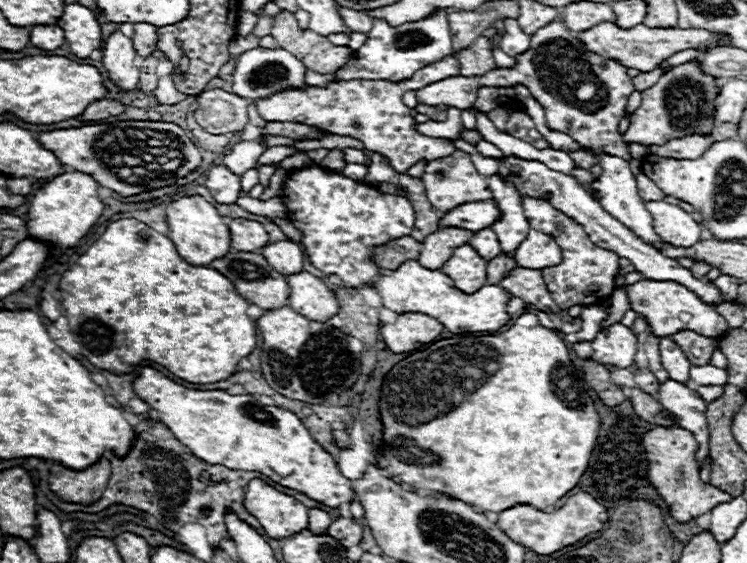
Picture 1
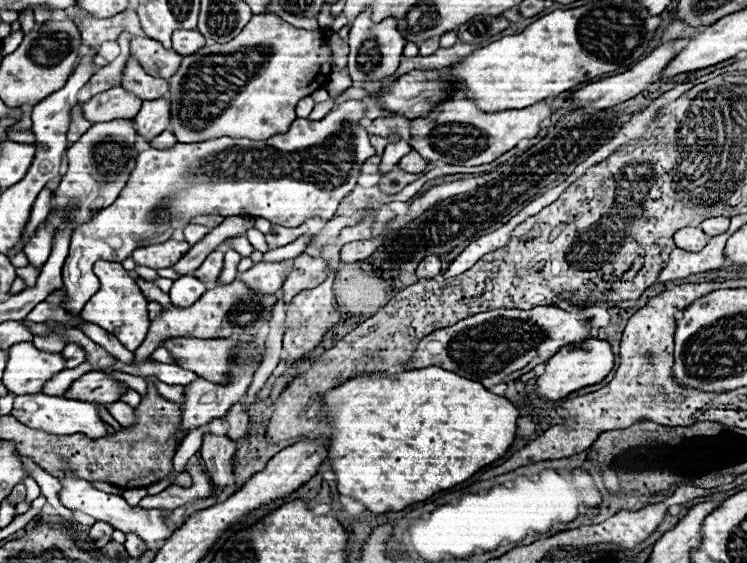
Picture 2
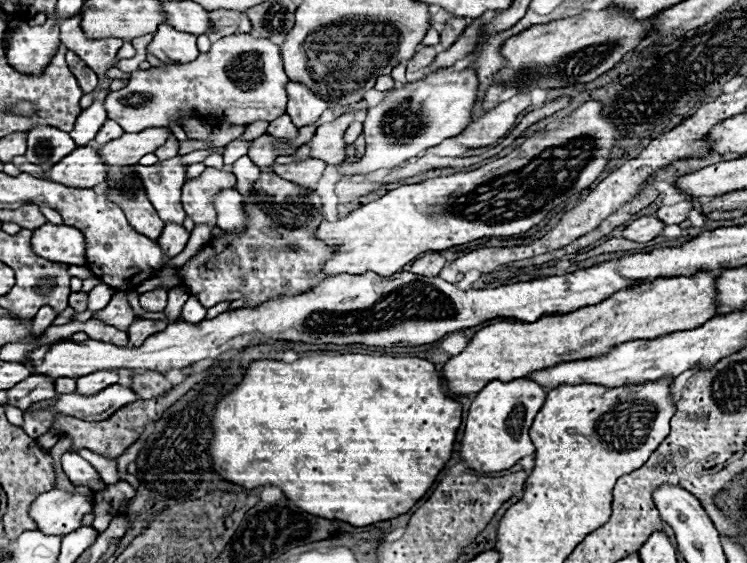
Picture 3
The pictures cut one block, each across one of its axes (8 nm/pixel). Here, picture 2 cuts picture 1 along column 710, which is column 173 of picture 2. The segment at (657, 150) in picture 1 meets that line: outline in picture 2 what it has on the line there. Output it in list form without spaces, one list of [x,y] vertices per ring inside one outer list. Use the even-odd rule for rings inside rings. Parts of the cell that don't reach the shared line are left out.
[[[164,130],[162,134],[158,134],[156,138],[150,140],[150,146],[152,146],[152,148],[170,148],[174,142],[178,142],[176,136],[174,136],[170,130]]]

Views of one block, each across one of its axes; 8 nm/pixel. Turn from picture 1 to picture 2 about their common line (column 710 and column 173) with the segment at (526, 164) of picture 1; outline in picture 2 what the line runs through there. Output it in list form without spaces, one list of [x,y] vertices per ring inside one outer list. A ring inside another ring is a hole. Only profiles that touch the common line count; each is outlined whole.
[[[182,276],[178,280],[174,280],[172,284],[172,290],[170,290],[170,298],[172,298],[172,304],[180,306],[180,308],[188,308],[192,306],[202,294],[206,292],[206,284],[200,282],[196,276]]]

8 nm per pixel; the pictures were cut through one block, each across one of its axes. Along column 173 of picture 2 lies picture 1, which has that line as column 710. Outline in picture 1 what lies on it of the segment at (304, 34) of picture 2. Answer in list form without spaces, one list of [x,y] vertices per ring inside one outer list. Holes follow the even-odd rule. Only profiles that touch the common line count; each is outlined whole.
[[[696,60],[672,68],[660,76],[652,88],[642,92],[642,104],[636,108],[630,128],[622,134],[624,142],[662,146],[672,138],[688,134],[710,134],[714,126],[714,98],[718,90],[720,88],[716,86],[716,78],[702,74],[696,66]]]

